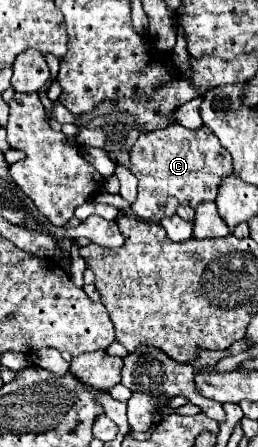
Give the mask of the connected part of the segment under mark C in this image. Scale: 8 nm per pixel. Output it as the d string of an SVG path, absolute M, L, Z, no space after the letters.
M172 124L156 132L144 132L132 146L130 158L130 170L138 178L138 198L130 208L146 222L160 222L166 216L174 216L178 206L196 208L202 202L216 200L222 180L232 174L230 156L208 126L188 130Z

